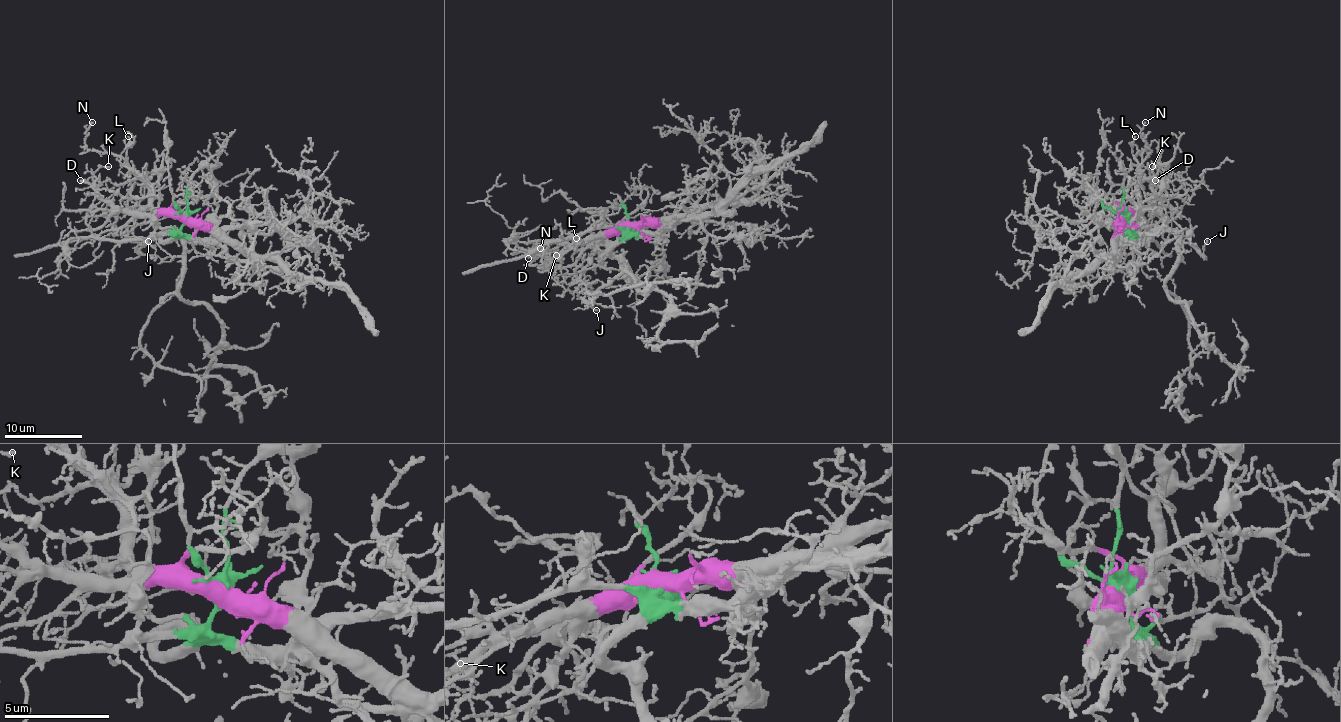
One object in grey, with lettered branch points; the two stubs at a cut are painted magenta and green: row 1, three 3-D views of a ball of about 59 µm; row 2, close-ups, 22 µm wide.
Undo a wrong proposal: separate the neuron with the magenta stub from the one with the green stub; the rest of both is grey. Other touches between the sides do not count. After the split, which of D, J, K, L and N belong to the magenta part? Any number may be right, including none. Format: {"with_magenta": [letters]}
{"with_magenta": ["D", "K", "L", "N"]}

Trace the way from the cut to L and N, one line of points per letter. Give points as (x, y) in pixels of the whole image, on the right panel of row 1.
L: (1122, 215), (1136, 204), (1140, 163), (1132, 155), (1136, 136)
N: (1122, 215), (1136, 204), (1140, 163), (1134, 157), (1146, 149), (1146, 138), (1142, 134), (1146, 122)

